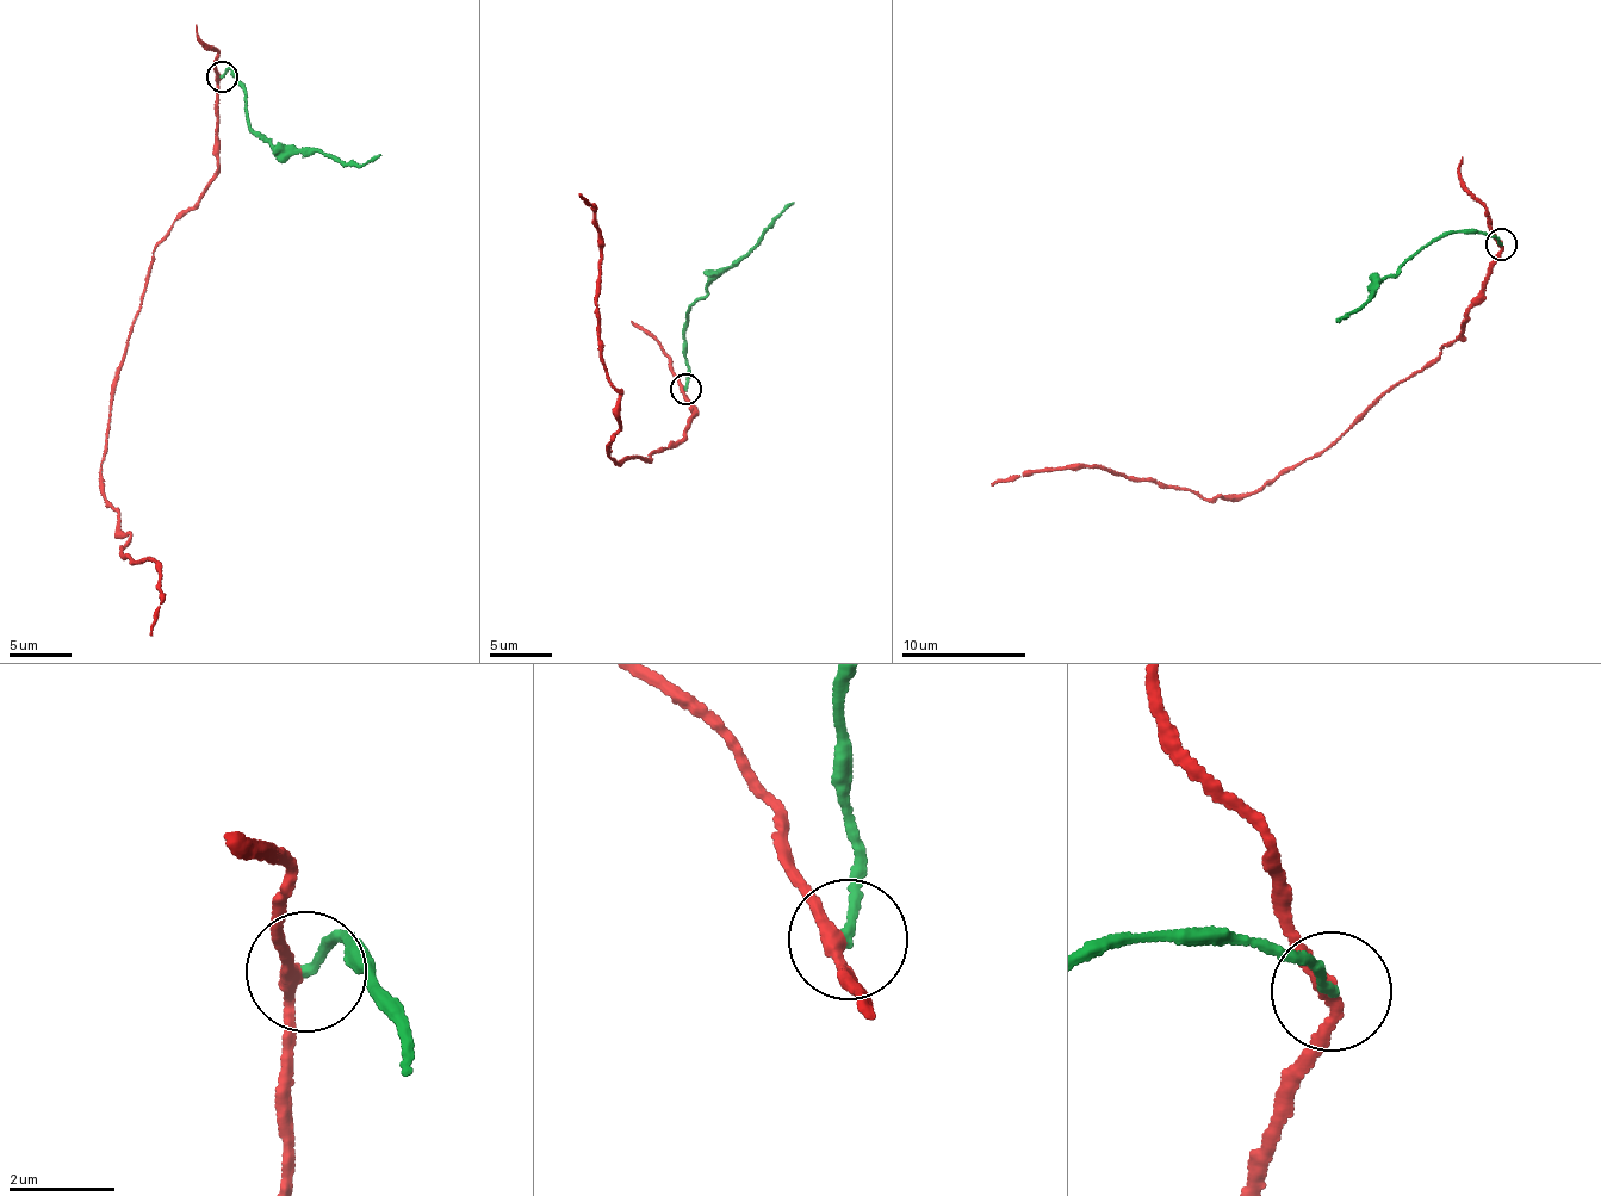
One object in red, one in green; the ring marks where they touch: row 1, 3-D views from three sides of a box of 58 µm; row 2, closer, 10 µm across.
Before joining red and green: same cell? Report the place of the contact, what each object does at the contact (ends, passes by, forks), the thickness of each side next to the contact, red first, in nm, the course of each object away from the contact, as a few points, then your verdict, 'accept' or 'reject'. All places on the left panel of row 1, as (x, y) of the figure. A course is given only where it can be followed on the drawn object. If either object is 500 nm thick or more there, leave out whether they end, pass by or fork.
place (222, 76); red passes by; green ends; calibres 240 and 160 nm; course red (221, 78), (217, 174), (155, 247), (99, 463), (130, 538), (123, 558), (155, 561), (165, 598), (150, 636); course green (221, 78), (233, 70), (243, 91), (250, 124), (270, 144), (354, 166), (382, 156); reject

